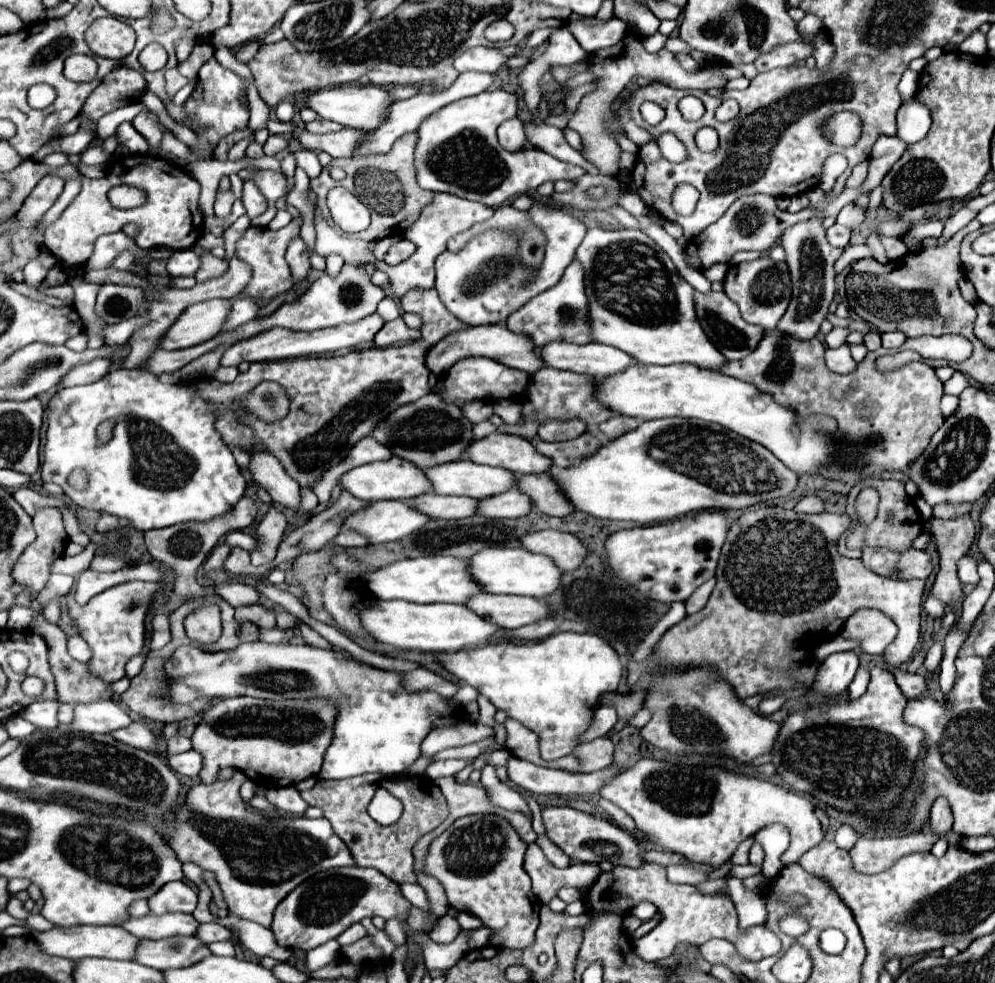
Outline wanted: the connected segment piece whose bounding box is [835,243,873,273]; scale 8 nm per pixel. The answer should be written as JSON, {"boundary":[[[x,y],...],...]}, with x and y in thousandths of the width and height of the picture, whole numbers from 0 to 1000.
{"boundary":[[[867,247],[867,249],[855,249],[855,251],[849,251],[845,263],[839,268],[839,276],[845,278],[853,268],[857,268],[857,266],[861,266],[861,263],[867,263],[867,261],[877,261],[875,253],[873,253],[869,247]]]}

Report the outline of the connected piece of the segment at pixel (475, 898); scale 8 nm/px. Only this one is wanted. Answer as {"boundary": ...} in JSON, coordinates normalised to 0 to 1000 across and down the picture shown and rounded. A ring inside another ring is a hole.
{"boundary":[[[469,829],[459,833],[445,849],[441,849],[427,874],[427,886],[443,896],[449,908],[451,923],[479,931],[493,947],[495,961],[508,965],[528,965],[538,959],[538,947],[542,943],[542,917],[534,908],[534,894],[526,884],[530,858],[520,849],[516,839],[502,829]]]}

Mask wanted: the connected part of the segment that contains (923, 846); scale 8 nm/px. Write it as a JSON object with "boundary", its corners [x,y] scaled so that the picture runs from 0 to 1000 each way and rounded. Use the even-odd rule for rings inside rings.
{"boundary":[[[920,847],[920,849],[890,850],[888,852],[865,851],[861,860],[853,866],[857,882],[863,888],[885,888],[914,868],[932,868],[944,854],[951,854],[954,861],[965,861],[962,848],[941,849],[940,847]]]}

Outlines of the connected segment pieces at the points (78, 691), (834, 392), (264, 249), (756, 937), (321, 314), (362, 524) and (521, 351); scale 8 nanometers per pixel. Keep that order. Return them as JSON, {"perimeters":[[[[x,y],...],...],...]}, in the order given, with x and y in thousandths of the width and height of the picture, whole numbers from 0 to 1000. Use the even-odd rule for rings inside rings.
{"perimeters":[[[[39,626],[39,628],[31,634],[31,640],[33,640],[35,644],[39,644],[39,646],[47,652],[47,656],[49,656],[49,674],[51,674],[51,683],[53,683],[53,687],[55,687],[59,711],[61,711],[63,715],[77,717],[77,715],[91,715],[91,713],[114,711],[112,701],[110,701],[110,695],[106,695],[104,691],[95,689],[95,687],[89,683],[89,674],[79,674],[79,672],[75,672],[75,670],[67,664],[67,646],[65,646],[57,636],[51,636],[49,632],[43,630],[43,626]]],[[[777,335],[777,337],[767,339],[767,345],[763,347],[761,355],[755,361],[751,361],[745,367],[733,367],[725,377],[729,381],[747,386],[751,390],[759,390],[759,394],[767,396],[769,400],[775,400],[779,408],[799,416],[803,422],[827,420],[827,422],[839,424],[843,428],[843,436],[849,438],[849,445],[855,445],[857,453],[865,455],[869,463],[867,467],[873,469],[875,473],[885,473],[897,479],[906,479],[908,475],[912,477],[912,473],[920,469],[920,465],[924,465],[924,461],[928,461],[928,457],[934,453],[938,440],[948,432],[948,422],[944,416],[944,410],[948,404],[948,390],[944,388],[942,381],[938,381],[938,373],[934,373],[928,367],[918,367],[899,377],[887,379],[881,375],[879,367],[885,361],[895,359],[895,357],[885,353],[881,357],[871,359],[871,363],[865,369],[861,369],[859,377],[851,381],[841,381],[831,375],[827,359],[829,359],[829,353],[819,343],[805,347],[805,345],[799,345],[791,339]]],[[[294,223],[288,231],[284,231],[280,235],[272,235],[268,231],[250,231],[248,233],[244,243],[240,243],[240,247],[236,251],[236,257],[240,259],[240,263],[248,266],[254,272],[254,282],[244,296],[246,300],[262,306],[268,302],[274,304],[294,292],[294,280],[292,280],[292,274],[286,266],[286,255],[288,255],[290,245],[301,239],[301,233],[303,233],[303,223]]],[[[650,878],[650,880],[644,880],[642,884],[618,882],[616,886],[606,886],[606,892],[602,892],[602,896],[598,896],[598,900],[592,902],[592,908],[588,915],[592,929],[612,927],[620,931],[628,931],[628,927],[632,927],[642,917],[658,919],[666,931],[664,939],[654,949],[638,957],[638,967],[642,969],[642,974],[650,978],[656,978],[656,976],[662,978],[662,976],[674,974],[676,965],[685,957],[703,963],[717,953],[735,957],[741,969],[751,978],[765,978],[773,972],[783,969],[783,953],[777,947],[769,945],[767,941],[757,941],[749,947],[743,945],[741,927],[733,910],[727,910],[727,908],[707,910],[698,900],[674,898],[668,890],[668,882],[660,878]]],[[[345,270],[343,278],[333,284],[331,280],[325,280],[321,282],[301,304],[294,304],[294,306],[288,306],[284,308],[276,318],[268,320],[268,322],[260,322],[260,325],[254,325],[234,337],[228,337],[228,339],[222,339],[206,349],[200,349],[200,351],[194,351],[194,353],[188,353],[188,355],[176,355],[176,357],[168,357],[168,355],[158,355],[152,363],[152,371],[148,371],[148,377],[160,381],[160,379],[166,379],[166,377],[178,377],[182,375],[184,371],[192,369],[194,365],[218,355],[220,351],[236,351],[238,347],[244,347],[244,345],[252,345],[264,337],[270,337],[274,333],[286,333],[286,335],[292,335],[292,337],[319,337],[319,335],[327,335],[327,333],[337,333],[337,331],[343,331],[343,329],[357,329],[373,318],[377,318],[381,306],[387,304],[387,296],[379,290],[373,288],[373,282],[371,278],[367,276],[367,272],[363,270]]],[[[377,510],[365,522],[357,522],[345,534],[373,548],[373,552],[389,552],[419,542],[433,526],[419,520],[411,510]]],[[[481,331],[481,333],[473,333],[469,337],[457,337],[457,339],[449,341],[445,347],[441,347],[437,353],[433,353],[433,357],[429,359],[429,373],[433,375],[433,379],[443,381],[453,371],[457,371],[457,367],[461,367],[465,363],[493,363],[506,371],[512,371],[516,375],[524,375],[524,377],[530,377],[532,381],[536,381],[538,377],[548,373],[548,369],[542,365],[540,357],[542,355],[536,351],[536,347],[530,341],[512,337],[508,331]]]]}

